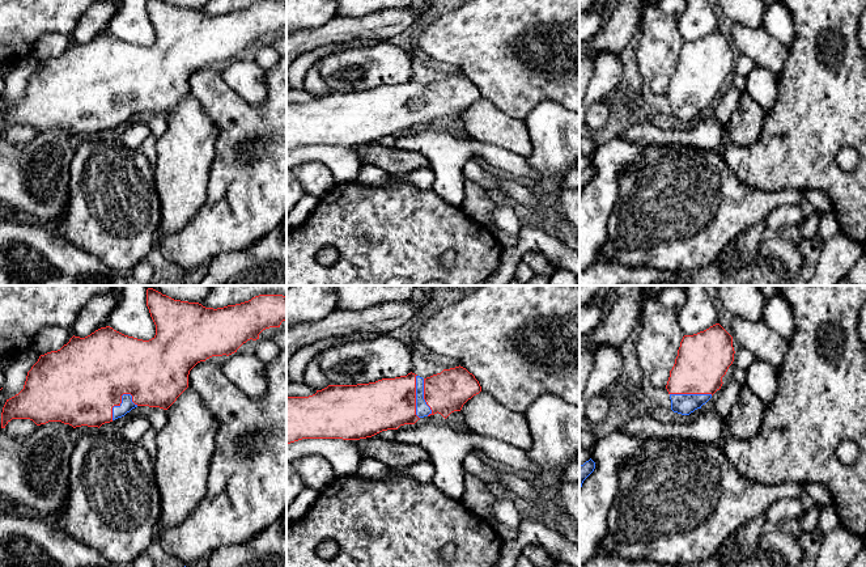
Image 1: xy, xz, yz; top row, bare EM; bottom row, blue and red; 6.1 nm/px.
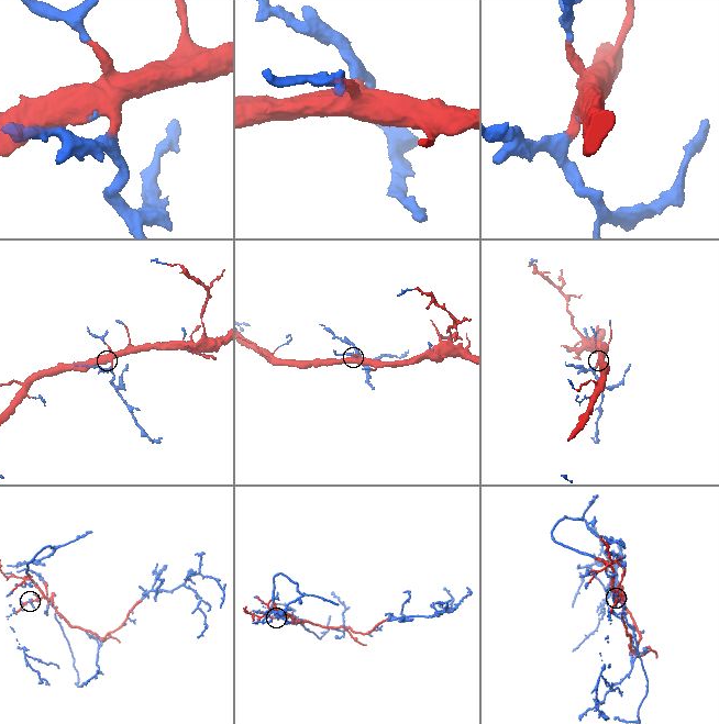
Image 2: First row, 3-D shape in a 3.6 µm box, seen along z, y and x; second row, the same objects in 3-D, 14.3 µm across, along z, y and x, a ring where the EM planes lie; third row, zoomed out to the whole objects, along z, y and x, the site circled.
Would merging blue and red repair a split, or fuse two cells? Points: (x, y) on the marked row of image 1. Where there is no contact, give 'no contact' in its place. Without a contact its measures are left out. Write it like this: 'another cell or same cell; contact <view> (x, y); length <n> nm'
same cell; contact xy (118, 406); length 200 nm

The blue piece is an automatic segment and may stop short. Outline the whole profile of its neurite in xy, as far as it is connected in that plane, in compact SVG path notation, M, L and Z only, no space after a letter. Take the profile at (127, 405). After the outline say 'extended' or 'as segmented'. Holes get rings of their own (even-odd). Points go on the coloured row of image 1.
M148 288L147 306L156 325L156 335L149 340L106 326L85 338L73 335L60 350L41 355L27 372L24 389L7 399L1 428L12 419L30 419L37 426L61 422L73 428L99 428L137 406L167 410L188 388L190 371L198 363L212 356L229 356L247 340L259 339L263 330L280 327L286 320L286 296L283 295L259 295L241 304L213 309L174 300Z | extended

